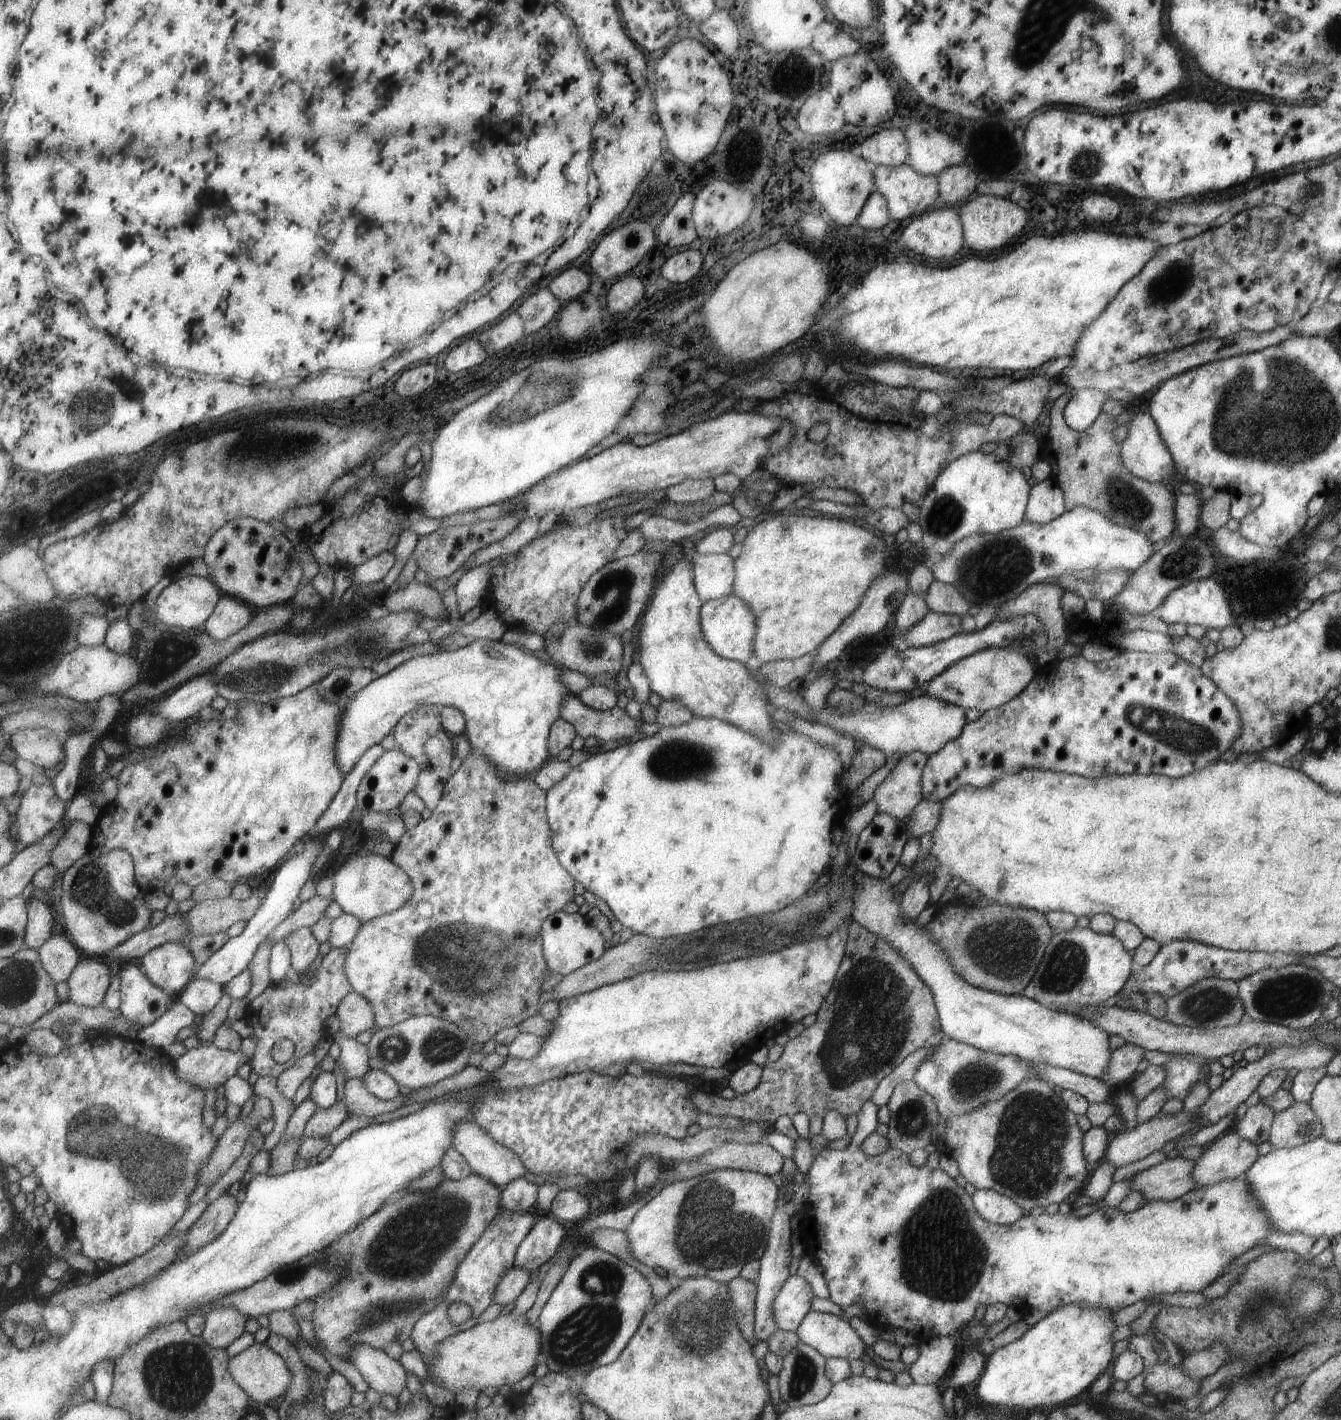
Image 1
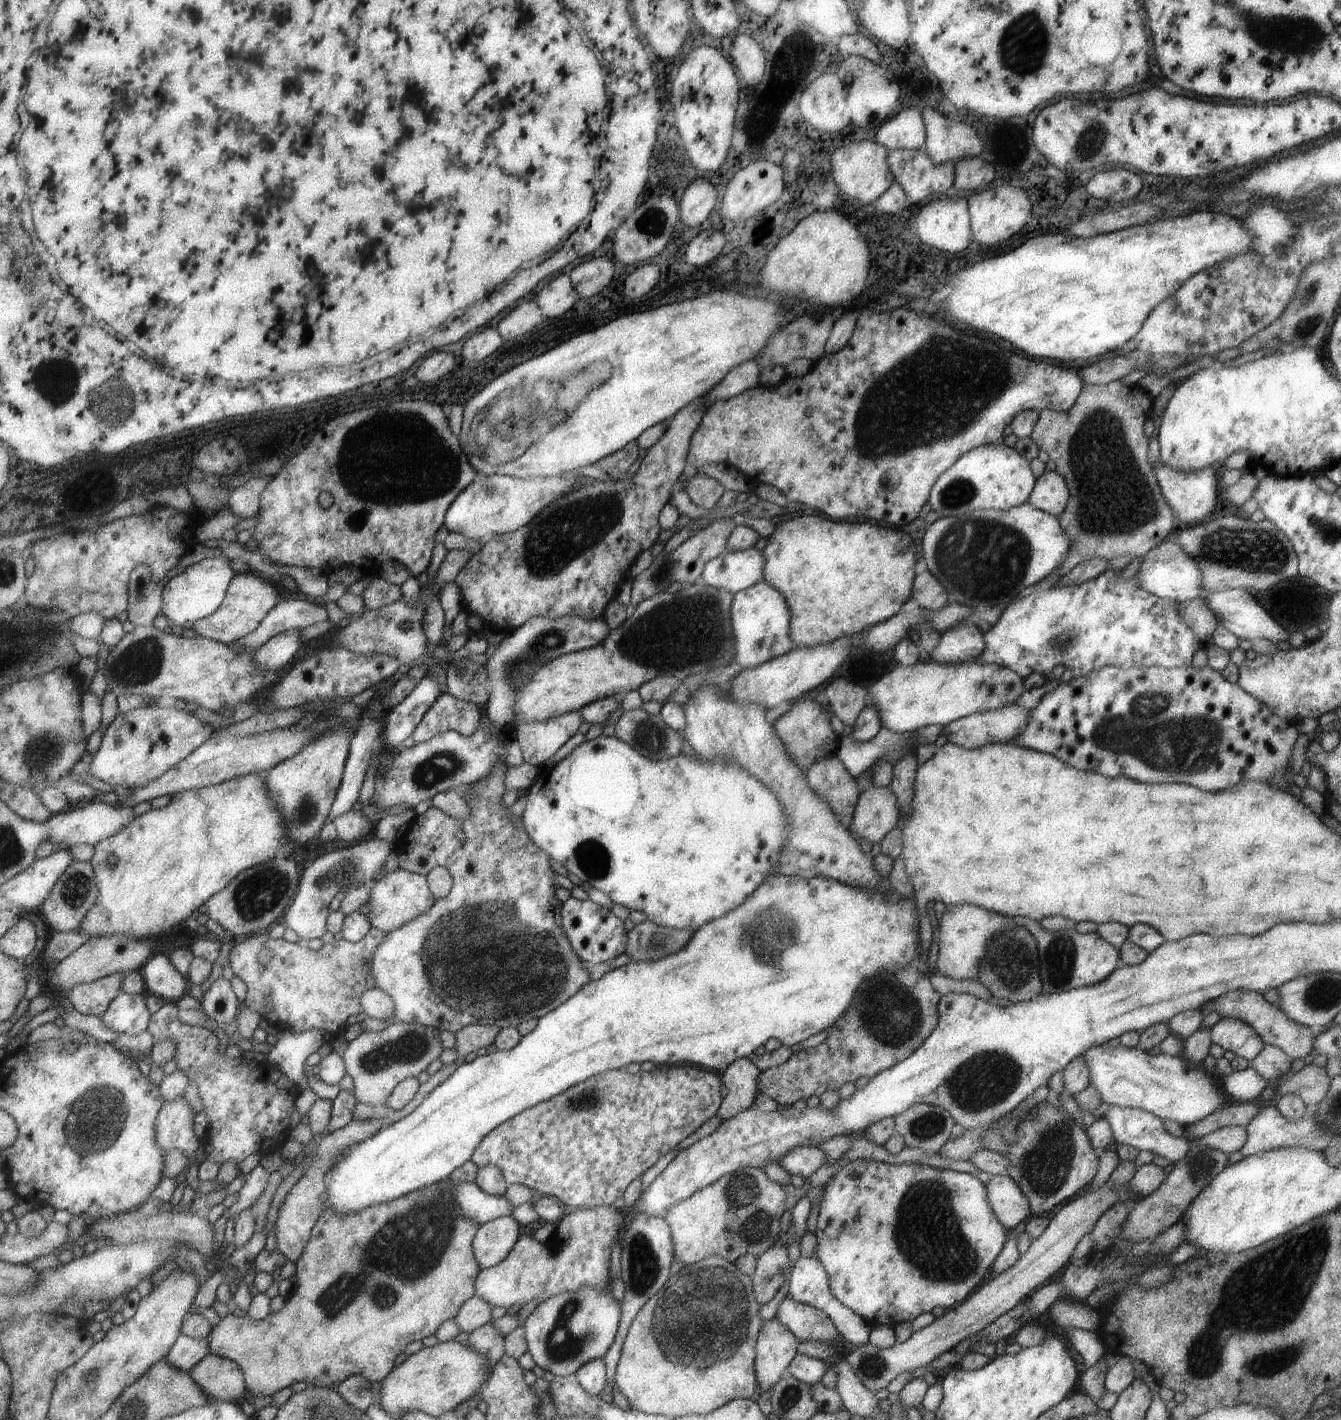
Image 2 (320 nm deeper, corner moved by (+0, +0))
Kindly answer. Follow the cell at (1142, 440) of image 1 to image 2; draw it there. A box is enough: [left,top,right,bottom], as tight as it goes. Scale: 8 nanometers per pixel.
[1153,458,1221,526]

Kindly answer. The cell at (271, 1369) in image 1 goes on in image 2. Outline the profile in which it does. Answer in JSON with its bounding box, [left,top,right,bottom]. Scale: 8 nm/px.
[190,1353,246,1402]

